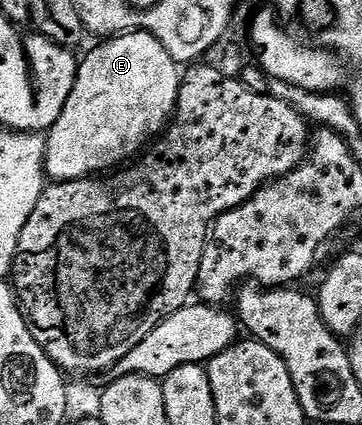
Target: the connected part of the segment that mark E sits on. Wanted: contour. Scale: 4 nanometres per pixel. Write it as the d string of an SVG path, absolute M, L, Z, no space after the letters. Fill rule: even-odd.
M142 31L121 33L117 37L100 40L98 44L87 58L79 61L73 91L69 91L69 99L65 99L65 107L61 107L57 123L53 123L46 134L45 173L52 182L76 181L82 177L103 175L130 162L148 142L158 138L166 130L174 114L179 98L181 69L175 64L169 51L165 51L165 47L161 47L161 43L153 39L153 35Z

